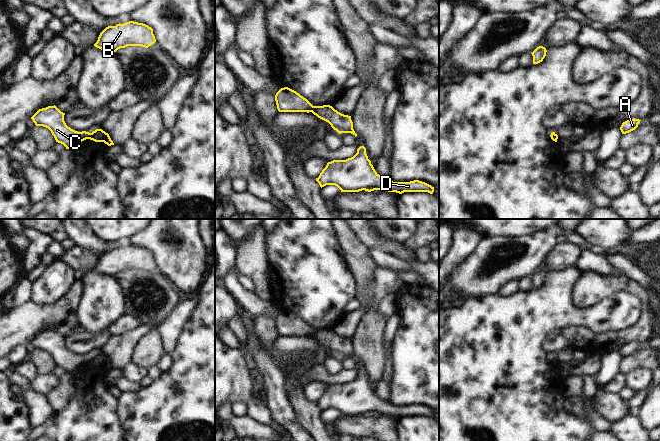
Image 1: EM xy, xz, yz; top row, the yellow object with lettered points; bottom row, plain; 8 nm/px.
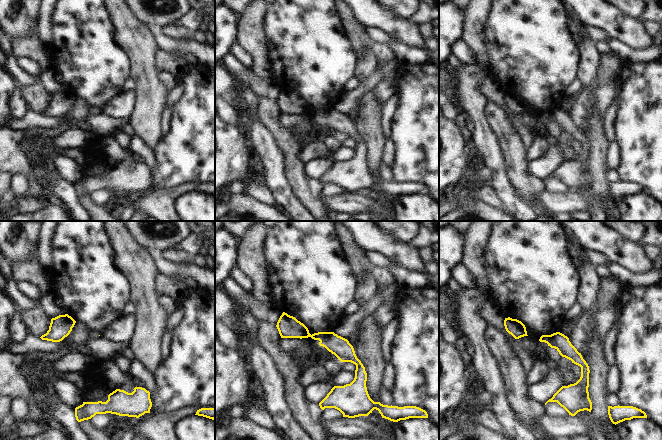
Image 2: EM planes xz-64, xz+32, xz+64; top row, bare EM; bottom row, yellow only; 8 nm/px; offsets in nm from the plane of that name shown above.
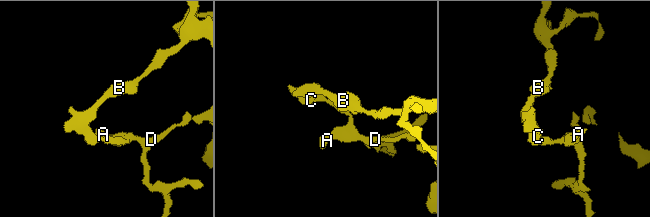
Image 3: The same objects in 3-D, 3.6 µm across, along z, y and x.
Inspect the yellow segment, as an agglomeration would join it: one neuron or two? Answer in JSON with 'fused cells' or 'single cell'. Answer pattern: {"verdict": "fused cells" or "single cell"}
{"verdict": "fused cells"}

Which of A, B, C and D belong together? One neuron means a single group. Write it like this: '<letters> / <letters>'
A D / B C

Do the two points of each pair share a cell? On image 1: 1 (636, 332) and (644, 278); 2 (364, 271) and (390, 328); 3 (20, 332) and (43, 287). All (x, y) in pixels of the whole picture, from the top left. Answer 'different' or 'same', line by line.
1: different
2: different
3: different

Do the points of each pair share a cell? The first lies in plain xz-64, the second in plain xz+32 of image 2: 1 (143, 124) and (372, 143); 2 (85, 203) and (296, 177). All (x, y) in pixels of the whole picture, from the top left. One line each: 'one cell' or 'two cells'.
1: one cell
2: one cell

